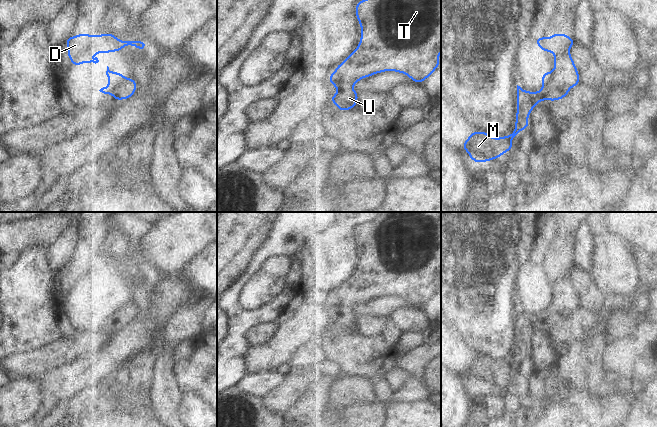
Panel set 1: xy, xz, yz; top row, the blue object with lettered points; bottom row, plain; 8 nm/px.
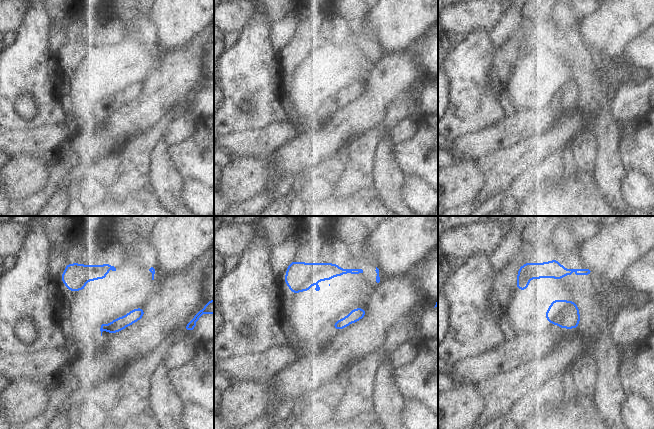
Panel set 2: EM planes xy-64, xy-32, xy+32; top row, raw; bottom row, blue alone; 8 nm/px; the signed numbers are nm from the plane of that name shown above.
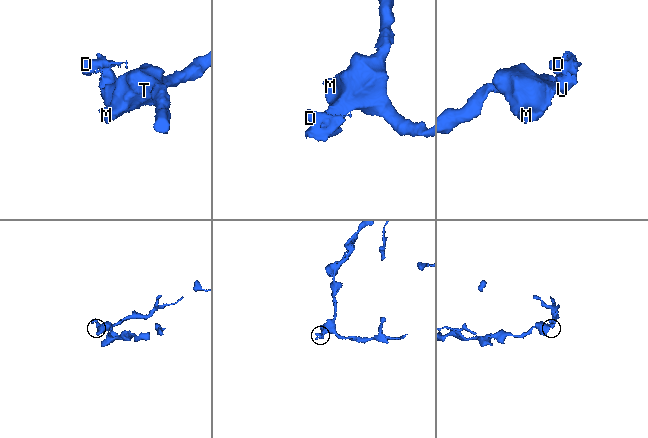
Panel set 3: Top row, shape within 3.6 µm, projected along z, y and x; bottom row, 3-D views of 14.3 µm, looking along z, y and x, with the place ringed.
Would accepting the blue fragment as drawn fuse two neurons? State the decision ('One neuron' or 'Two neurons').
One neuron

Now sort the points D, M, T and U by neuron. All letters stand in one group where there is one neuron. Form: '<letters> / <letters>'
D M T U

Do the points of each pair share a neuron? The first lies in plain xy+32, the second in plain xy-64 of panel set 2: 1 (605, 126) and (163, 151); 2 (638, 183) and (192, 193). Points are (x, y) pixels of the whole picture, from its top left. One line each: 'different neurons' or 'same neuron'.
1: same neuron
2: same neuron

